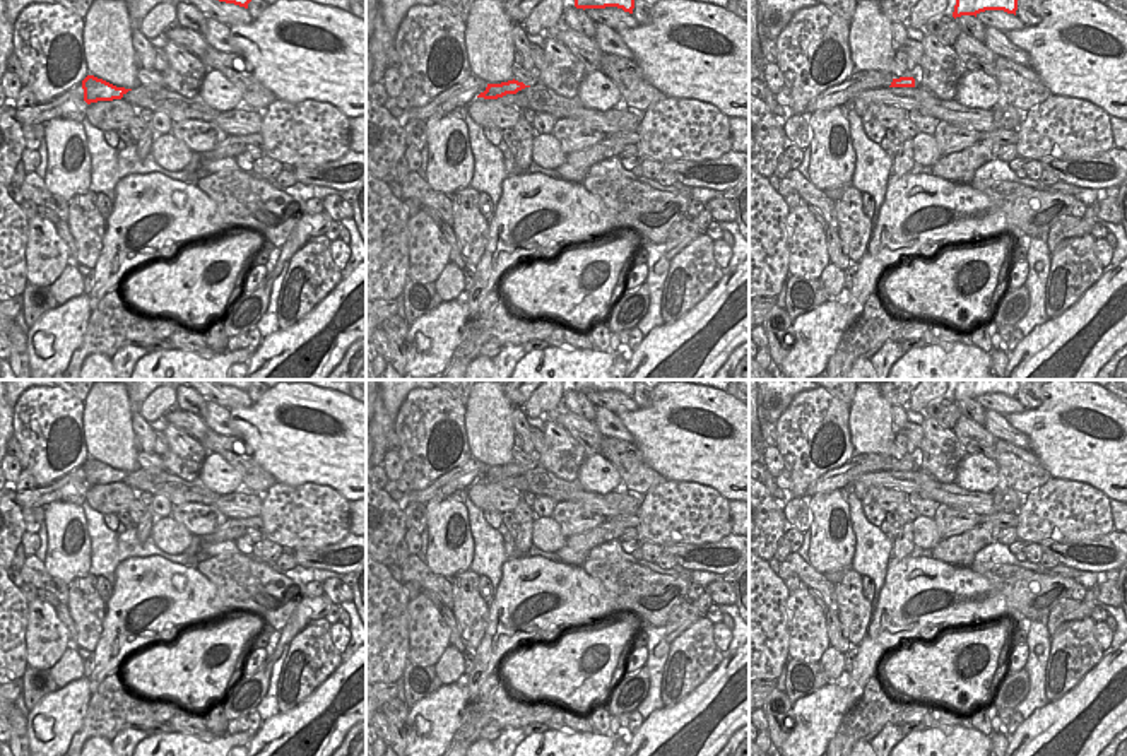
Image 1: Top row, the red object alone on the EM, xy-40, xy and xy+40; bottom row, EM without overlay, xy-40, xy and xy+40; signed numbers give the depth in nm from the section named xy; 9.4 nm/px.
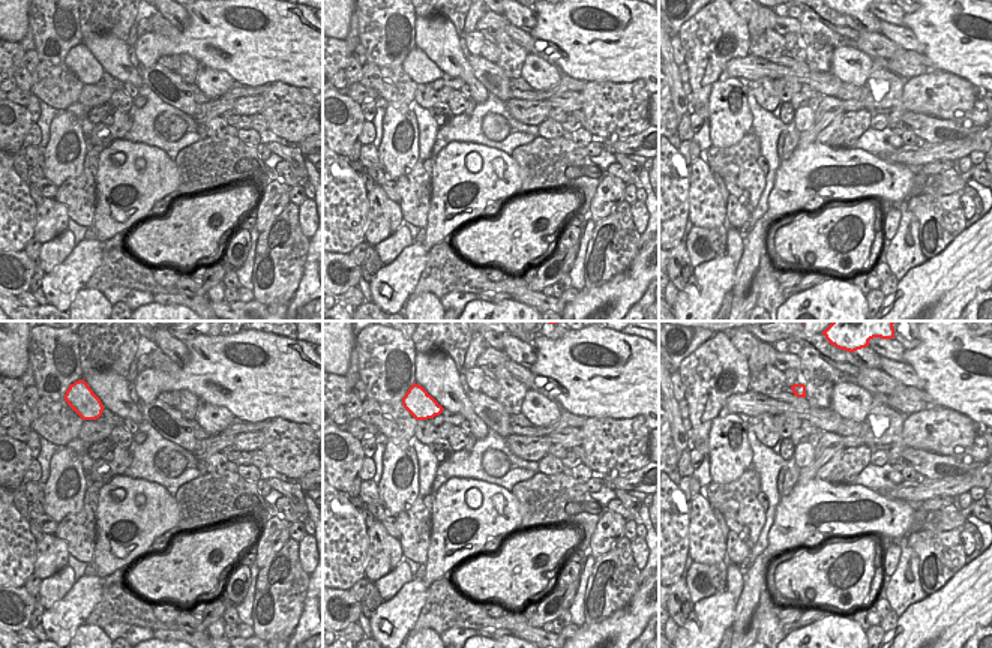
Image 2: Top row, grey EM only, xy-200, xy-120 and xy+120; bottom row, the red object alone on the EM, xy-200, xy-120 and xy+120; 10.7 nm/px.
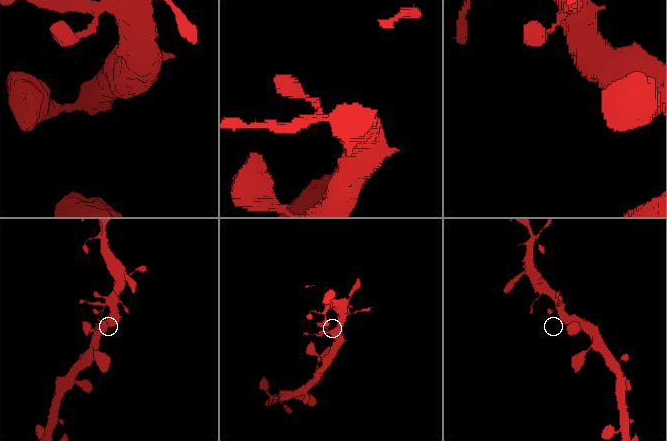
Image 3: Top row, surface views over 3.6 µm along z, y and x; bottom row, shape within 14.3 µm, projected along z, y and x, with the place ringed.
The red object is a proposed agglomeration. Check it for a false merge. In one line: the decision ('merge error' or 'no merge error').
no merge error

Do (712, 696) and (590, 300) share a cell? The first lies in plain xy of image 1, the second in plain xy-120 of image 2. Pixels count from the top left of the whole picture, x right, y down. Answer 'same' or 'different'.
same

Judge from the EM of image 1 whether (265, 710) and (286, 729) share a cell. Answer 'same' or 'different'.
different

